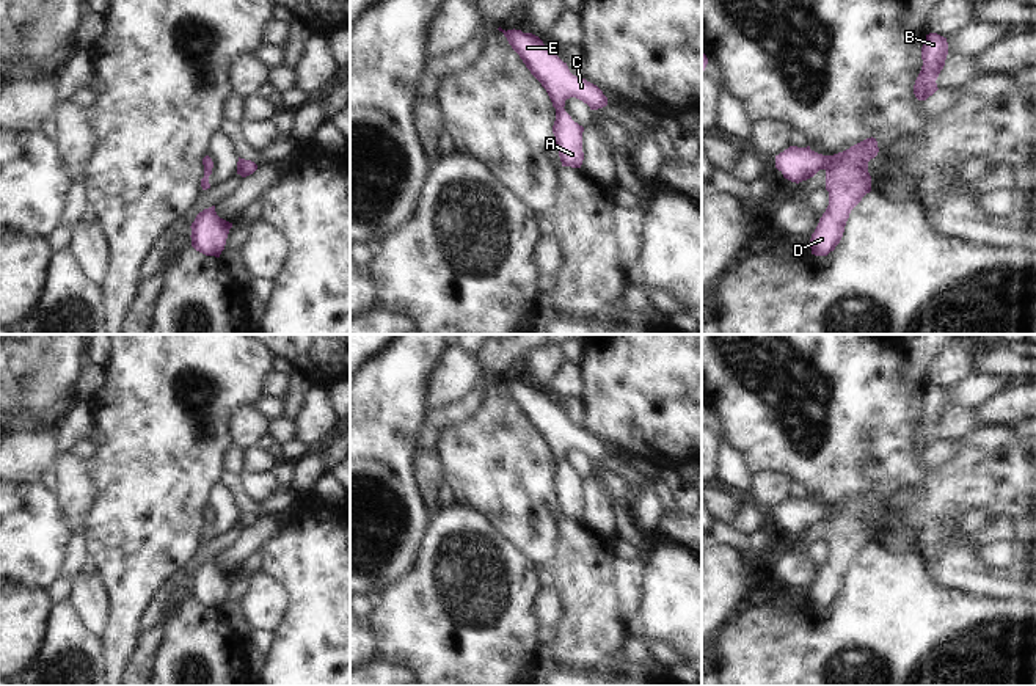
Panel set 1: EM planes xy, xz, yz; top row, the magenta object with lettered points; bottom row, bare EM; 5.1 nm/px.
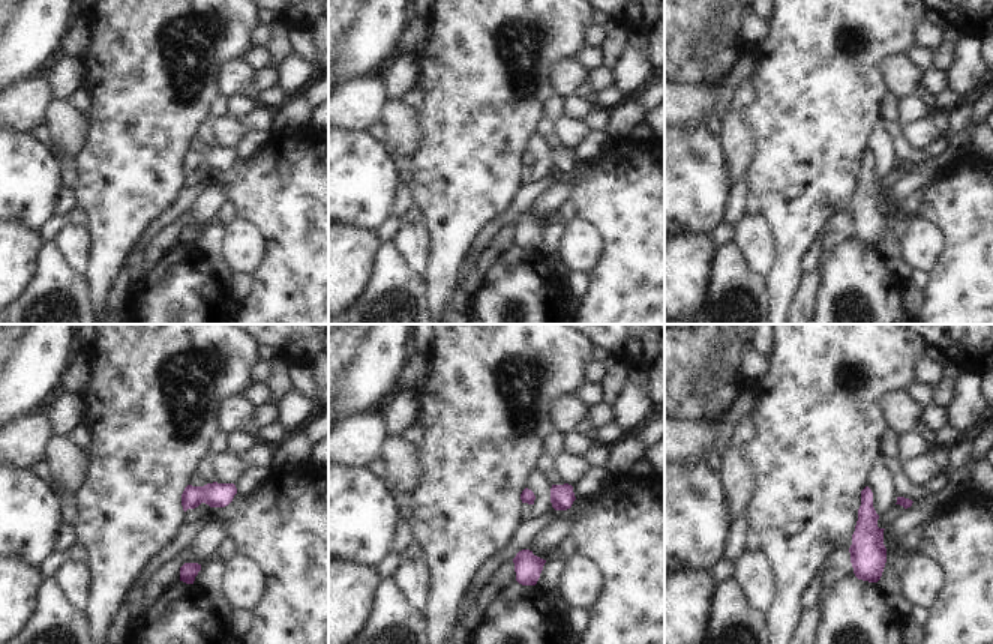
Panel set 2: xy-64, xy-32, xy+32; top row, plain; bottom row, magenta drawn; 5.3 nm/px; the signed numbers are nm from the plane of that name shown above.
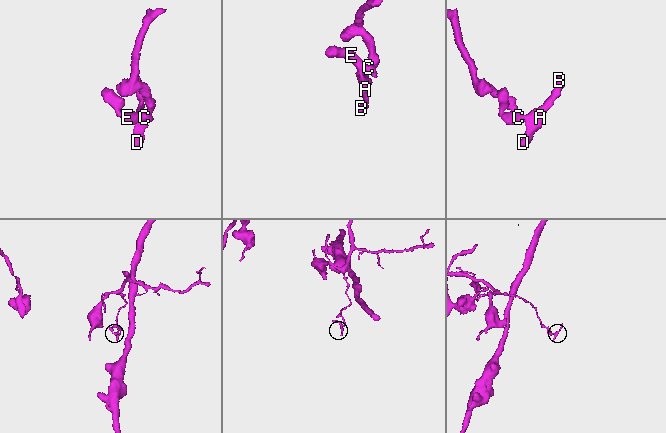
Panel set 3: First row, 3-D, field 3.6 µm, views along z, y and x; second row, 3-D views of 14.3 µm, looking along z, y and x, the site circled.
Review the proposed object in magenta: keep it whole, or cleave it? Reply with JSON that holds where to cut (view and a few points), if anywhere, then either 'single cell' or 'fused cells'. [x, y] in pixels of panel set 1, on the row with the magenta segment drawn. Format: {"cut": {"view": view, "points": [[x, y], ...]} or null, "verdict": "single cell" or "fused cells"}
{"cut": null, "verdict": "single cell"}

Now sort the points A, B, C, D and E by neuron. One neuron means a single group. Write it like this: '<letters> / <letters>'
A B C D E

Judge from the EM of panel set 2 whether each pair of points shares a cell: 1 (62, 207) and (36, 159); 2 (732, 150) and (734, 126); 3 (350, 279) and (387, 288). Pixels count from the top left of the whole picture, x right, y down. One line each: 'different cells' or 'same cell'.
1: different cells
2: same cell
3: different cells

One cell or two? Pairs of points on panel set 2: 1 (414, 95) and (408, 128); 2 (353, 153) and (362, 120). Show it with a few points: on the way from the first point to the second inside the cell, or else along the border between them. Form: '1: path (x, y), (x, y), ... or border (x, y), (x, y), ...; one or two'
1: border (401, 101), (416, 111); two
2: border (344, 129), (369, 132); two

